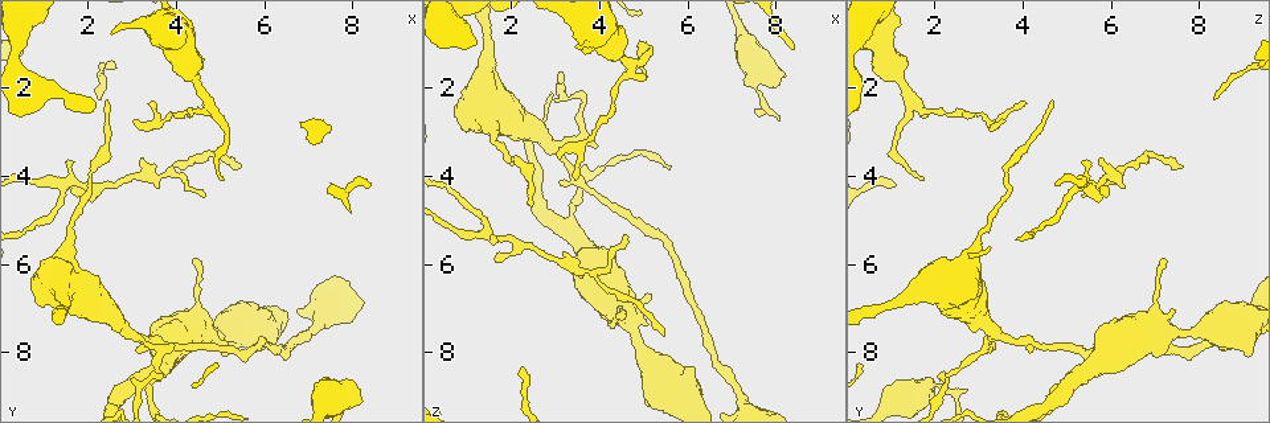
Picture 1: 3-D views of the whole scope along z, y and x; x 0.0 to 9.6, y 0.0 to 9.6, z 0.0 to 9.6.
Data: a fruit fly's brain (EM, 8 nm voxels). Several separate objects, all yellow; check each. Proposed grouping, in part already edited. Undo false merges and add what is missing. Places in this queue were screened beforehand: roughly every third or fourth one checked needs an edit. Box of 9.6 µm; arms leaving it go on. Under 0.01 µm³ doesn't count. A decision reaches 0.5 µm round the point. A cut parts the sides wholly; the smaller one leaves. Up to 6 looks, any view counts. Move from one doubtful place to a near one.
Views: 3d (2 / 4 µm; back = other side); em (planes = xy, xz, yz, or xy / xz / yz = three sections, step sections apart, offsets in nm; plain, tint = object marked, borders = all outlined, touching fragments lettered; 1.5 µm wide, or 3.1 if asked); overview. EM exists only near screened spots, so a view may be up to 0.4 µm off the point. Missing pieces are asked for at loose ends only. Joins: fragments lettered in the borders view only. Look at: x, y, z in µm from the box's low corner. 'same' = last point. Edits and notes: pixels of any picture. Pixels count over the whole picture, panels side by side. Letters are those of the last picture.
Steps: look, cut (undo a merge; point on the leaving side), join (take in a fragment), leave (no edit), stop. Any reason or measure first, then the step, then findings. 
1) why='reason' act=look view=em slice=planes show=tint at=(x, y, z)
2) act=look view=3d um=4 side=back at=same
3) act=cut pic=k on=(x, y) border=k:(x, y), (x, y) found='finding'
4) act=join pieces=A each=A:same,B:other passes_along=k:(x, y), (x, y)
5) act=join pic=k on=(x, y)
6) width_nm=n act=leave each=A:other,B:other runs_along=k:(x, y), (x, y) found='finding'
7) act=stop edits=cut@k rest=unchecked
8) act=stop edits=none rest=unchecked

why='sharp bend' act=look view=3d um=4 side=back at=(3.55, 8.60, 2.25)

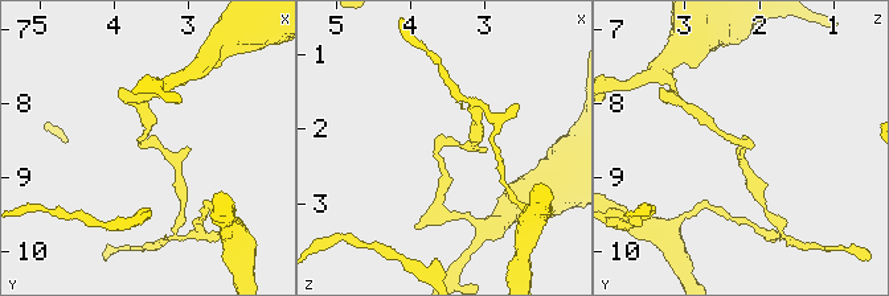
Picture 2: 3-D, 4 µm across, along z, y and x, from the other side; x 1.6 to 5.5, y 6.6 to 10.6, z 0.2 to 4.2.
why='now the EM' act=look view=em slice=planes show=plain at=(3.60, 8.50, 2.20)

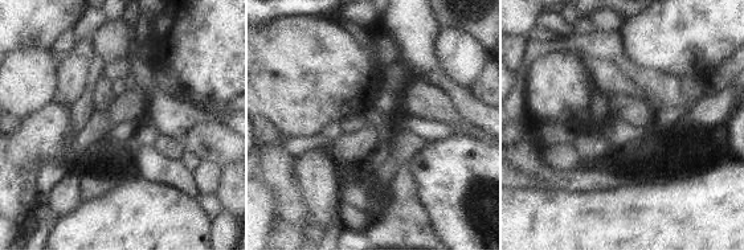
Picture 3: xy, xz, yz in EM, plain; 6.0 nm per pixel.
why='see the neighbours' act=look view=em slice=planes show=borders at=same

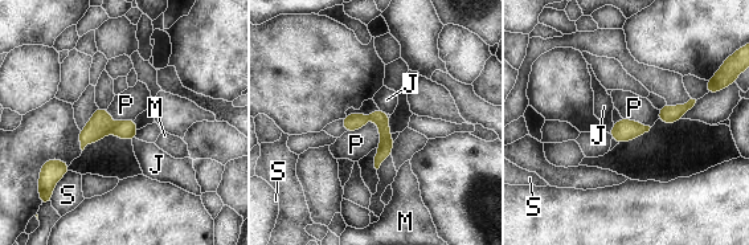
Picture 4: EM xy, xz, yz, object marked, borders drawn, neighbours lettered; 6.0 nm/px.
act=cut pic=4 on=(127, 130) each=J:other,M:other,P:other,S:other part_leaving=4:(381, 114), (384, 152), (377, 162) found='a second neuron is stuck on'

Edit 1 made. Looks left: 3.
act=look view=em slice=xy step=8 show=borders at=(3.80, 3.95, 6.15)

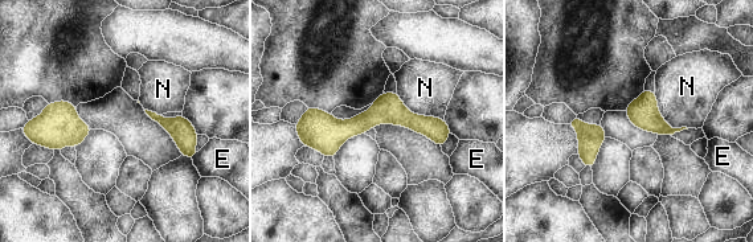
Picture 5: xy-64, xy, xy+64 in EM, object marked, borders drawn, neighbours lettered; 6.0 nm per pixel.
why='cut it another way' act=look view=em slice=planes show=borders at=same

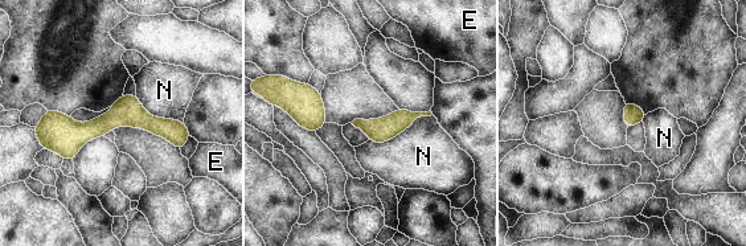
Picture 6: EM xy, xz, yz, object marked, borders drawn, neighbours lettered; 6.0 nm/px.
act=leave each=E:other,N:other runs_along=6:(185, 134), (111, 119), (40, 138) found='continuous, no second neuron'

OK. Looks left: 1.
act=stop edits=cut@4 rest=unchecked

